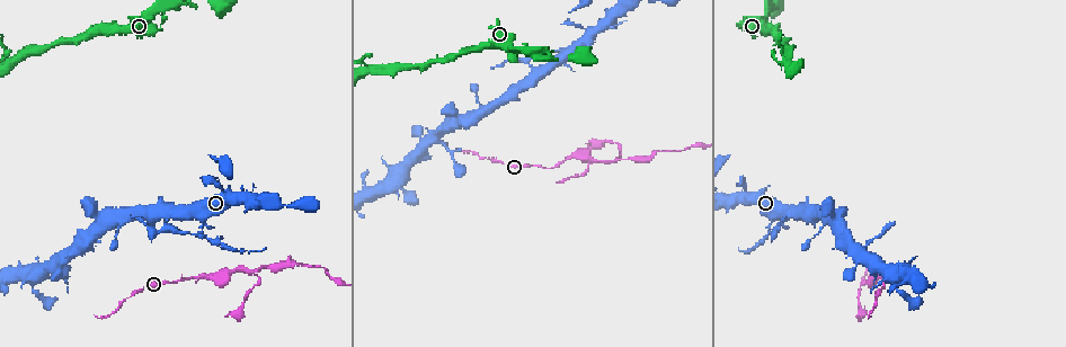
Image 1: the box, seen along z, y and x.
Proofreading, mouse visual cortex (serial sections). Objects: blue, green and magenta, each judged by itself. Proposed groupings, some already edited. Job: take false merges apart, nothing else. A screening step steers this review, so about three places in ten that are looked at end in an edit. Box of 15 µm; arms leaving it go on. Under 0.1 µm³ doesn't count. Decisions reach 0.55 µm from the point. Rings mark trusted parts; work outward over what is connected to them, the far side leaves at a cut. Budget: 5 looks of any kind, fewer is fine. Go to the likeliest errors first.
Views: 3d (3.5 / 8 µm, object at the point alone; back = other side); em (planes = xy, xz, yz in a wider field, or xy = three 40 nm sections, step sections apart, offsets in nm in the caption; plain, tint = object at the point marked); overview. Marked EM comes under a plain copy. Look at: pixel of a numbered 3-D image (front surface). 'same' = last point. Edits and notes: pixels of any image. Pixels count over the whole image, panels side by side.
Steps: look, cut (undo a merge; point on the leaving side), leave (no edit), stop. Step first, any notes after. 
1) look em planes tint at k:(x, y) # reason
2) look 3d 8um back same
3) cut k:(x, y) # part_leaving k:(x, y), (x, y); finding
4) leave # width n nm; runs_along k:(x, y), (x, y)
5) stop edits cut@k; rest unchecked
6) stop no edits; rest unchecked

look 3d 8um at 1:(611, 160) # three arms meet

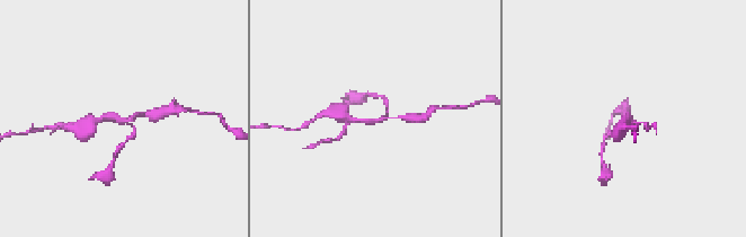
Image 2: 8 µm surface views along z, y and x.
look 3d 3.5um at 2:(125, 120) # zoom in

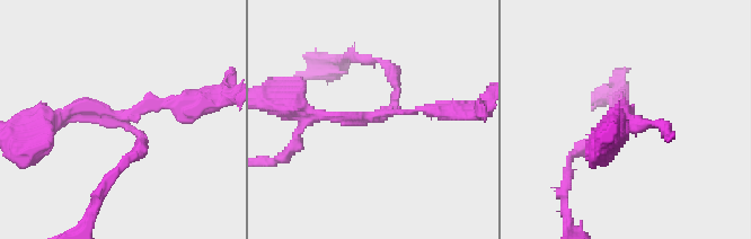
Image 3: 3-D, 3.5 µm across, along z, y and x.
look em xy step 5 tint at 3:(120, 116) # arms 3; arm_widths 100, 150, 150 nm

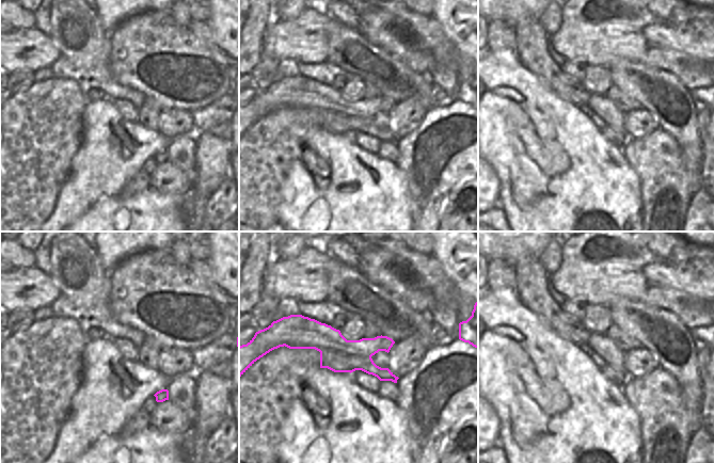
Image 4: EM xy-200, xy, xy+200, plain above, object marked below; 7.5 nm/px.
cut 3:(394, 82) # width 260 nm; border 4:(285, 345), (329, 346), (370, 357); two cells meet here

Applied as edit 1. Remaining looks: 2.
look 3d 3.5um at 1:(158, 11) # three-way junction

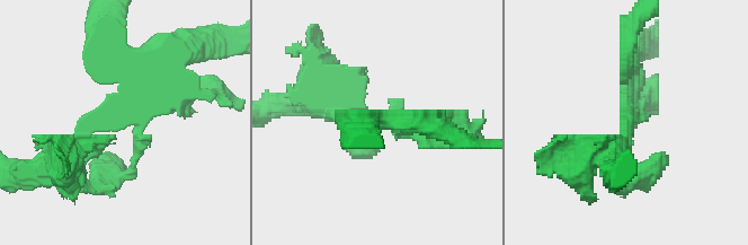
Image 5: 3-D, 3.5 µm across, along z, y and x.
look em xy step 5 tint at 5:(629, 112)

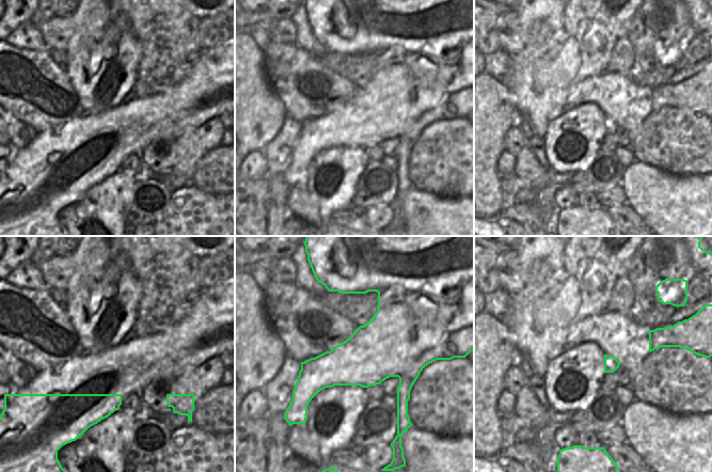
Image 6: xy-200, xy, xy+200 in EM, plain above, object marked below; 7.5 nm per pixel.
leave # all the same cell

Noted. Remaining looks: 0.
stop edits cut@3; rest unchecked

